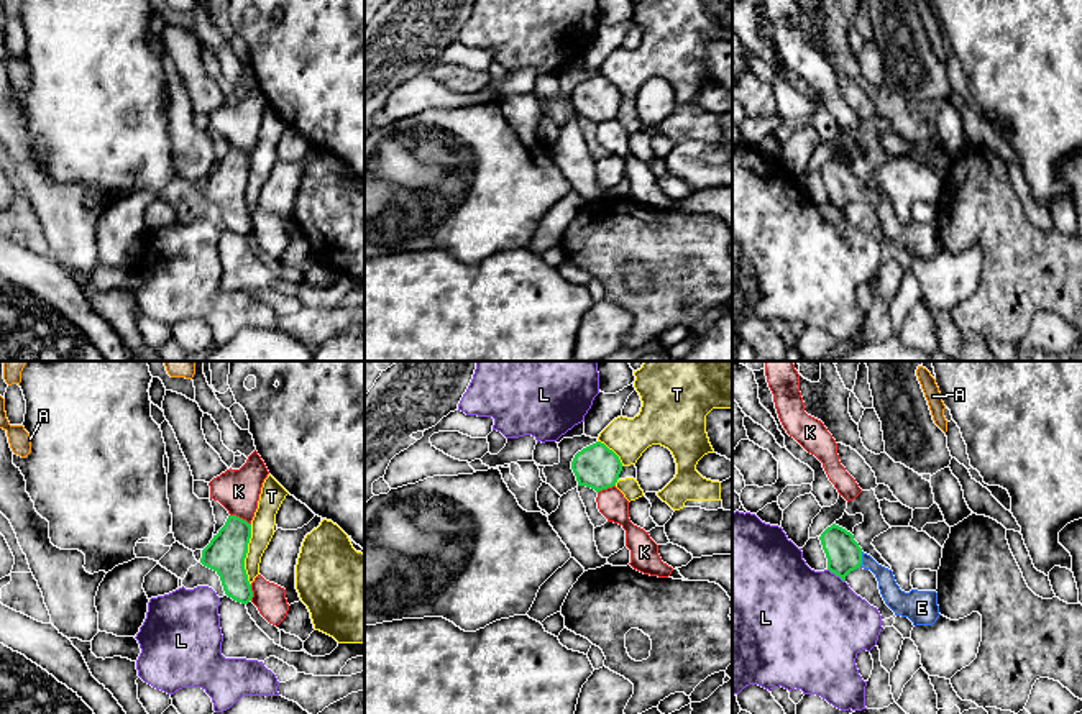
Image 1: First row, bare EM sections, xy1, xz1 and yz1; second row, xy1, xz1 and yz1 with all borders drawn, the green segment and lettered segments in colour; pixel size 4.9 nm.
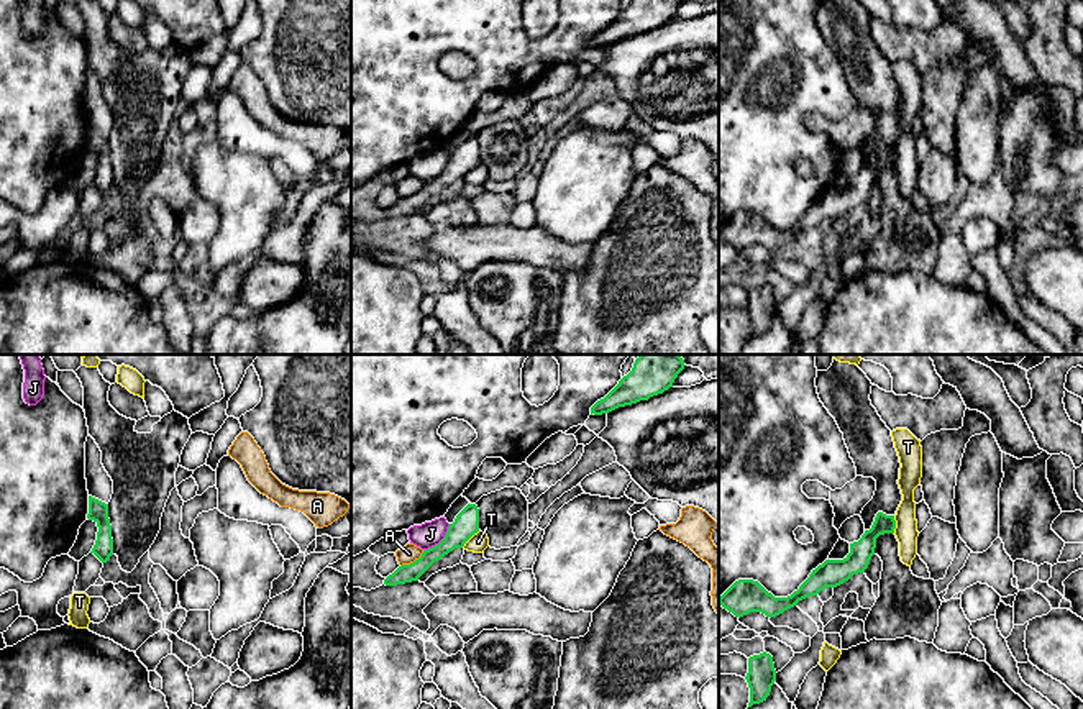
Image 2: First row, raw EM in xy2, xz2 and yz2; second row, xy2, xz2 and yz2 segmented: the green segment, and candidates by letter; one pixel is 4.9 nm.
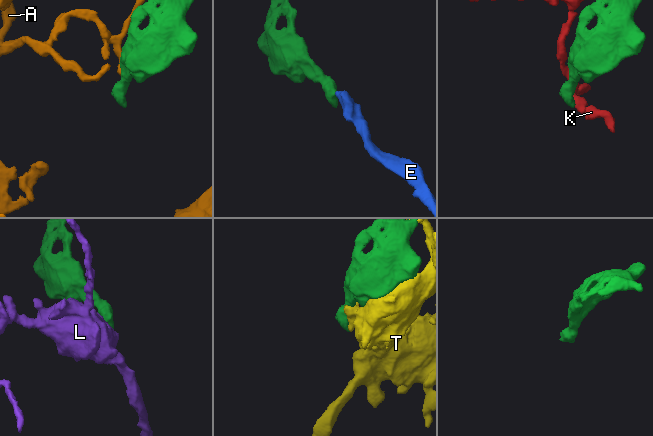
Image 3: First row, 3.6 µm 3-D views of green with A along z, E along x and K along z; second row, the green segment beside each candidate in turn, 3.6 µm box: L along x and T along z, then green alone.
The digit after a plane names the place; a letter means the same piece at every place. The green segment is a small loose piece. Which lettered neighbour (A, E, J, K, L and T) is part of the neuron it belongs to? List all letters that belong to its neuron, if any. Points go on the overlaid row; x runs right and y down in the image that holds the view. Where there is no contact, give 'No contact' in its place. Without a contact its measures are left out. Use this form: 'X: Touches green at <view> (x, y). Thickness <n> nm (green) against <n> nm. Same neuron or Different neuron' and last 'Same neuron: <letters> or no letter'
A: Touches green at xz2 (414, 562). Thickness 110 nm (green) against 90 nm. Different neuron
E: Touches green at yz1 (861, 560). Thickness 170 nm (green) against 100 nm. Same neuron
J: Touches green at xz2 (442, 540). Thickness 120 nm (green) against 120 nm. Different neuron
K: Touches green at xy1 (240, 519). Thickness 200 nm (green) against 220 nm. Different neuron
L: Touches green at yz1 (836, 575). Thickness 170 nm (green) against 480 nm. Different neuron
T: Touches green at xy1 (245, 555). Thickness 200 nm (green) against 110 nm. Different neuron
Same neuron: E

